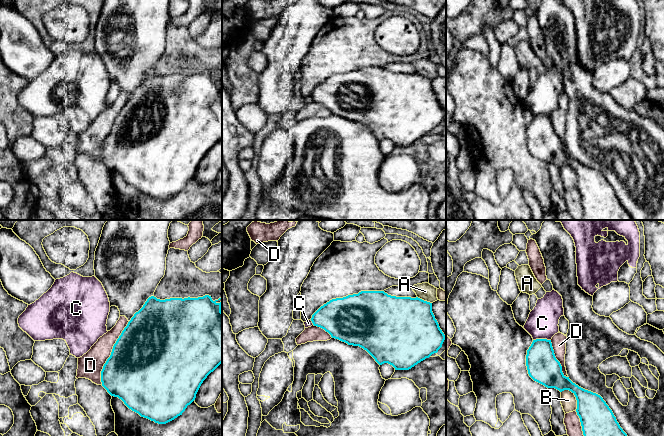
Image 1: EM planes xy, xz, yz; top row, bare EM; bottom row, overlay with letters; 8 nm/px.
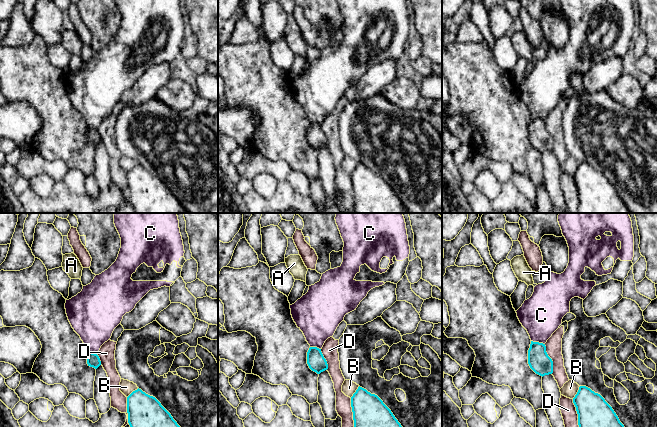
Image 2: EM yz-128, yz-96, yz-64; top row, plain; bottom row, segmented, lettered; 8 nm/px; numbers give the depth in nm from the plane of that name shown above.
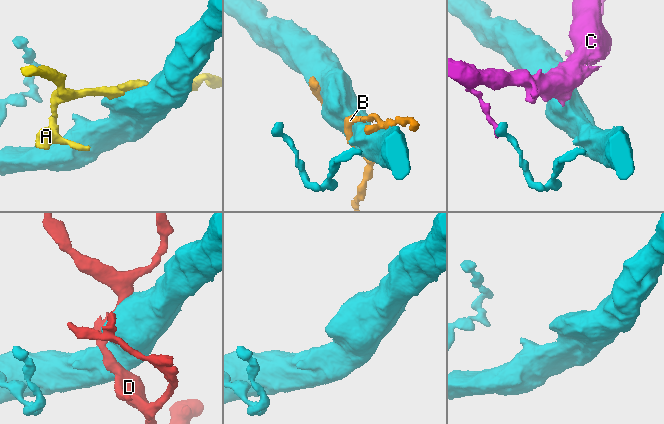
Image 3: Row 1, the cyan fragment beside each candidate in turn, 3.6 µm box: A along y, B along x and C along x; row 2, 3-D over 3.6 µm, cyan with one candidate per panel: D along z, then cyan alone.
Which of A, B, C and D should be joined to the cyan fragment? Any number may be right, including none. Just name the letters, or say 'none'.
none

